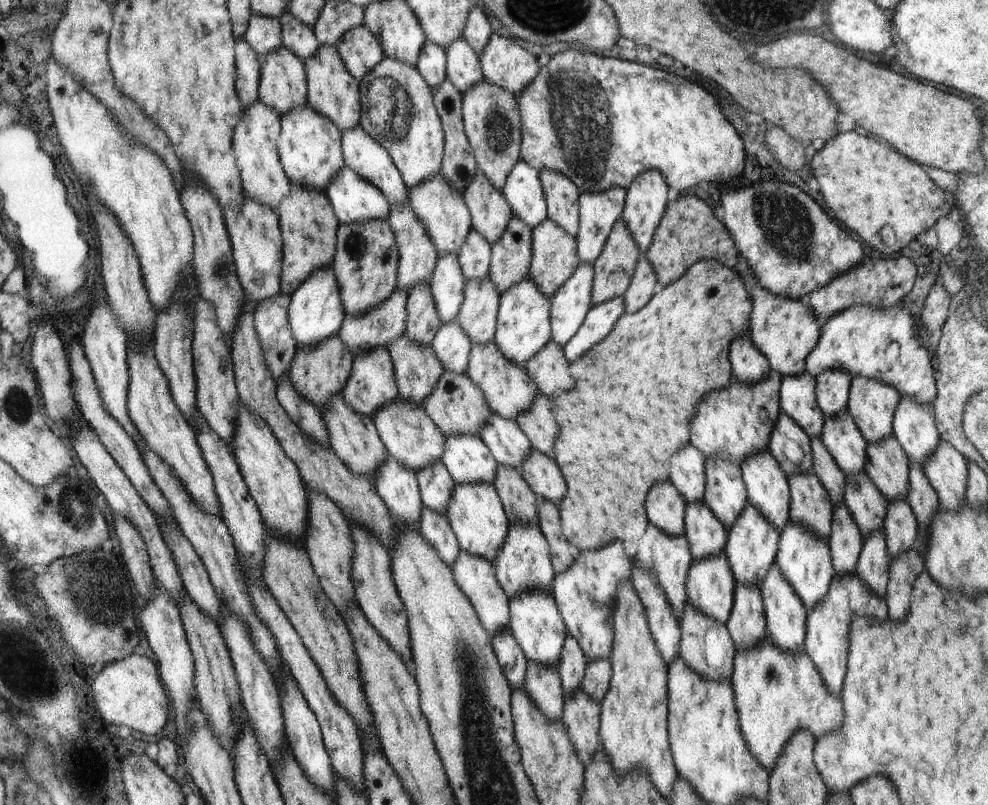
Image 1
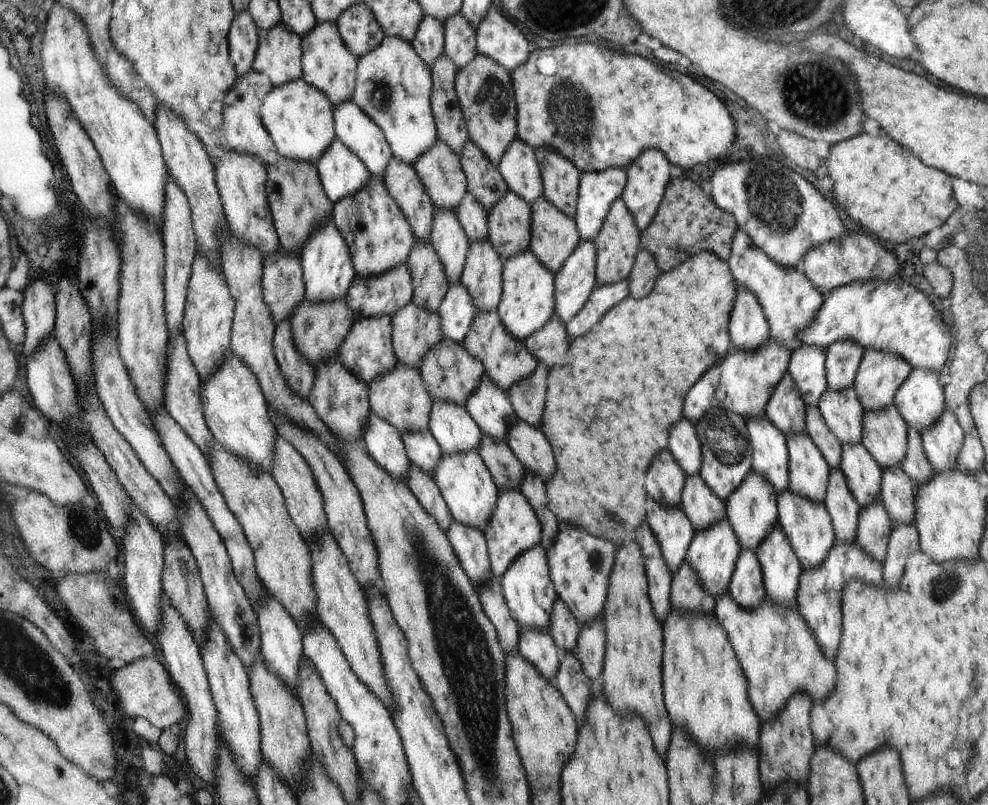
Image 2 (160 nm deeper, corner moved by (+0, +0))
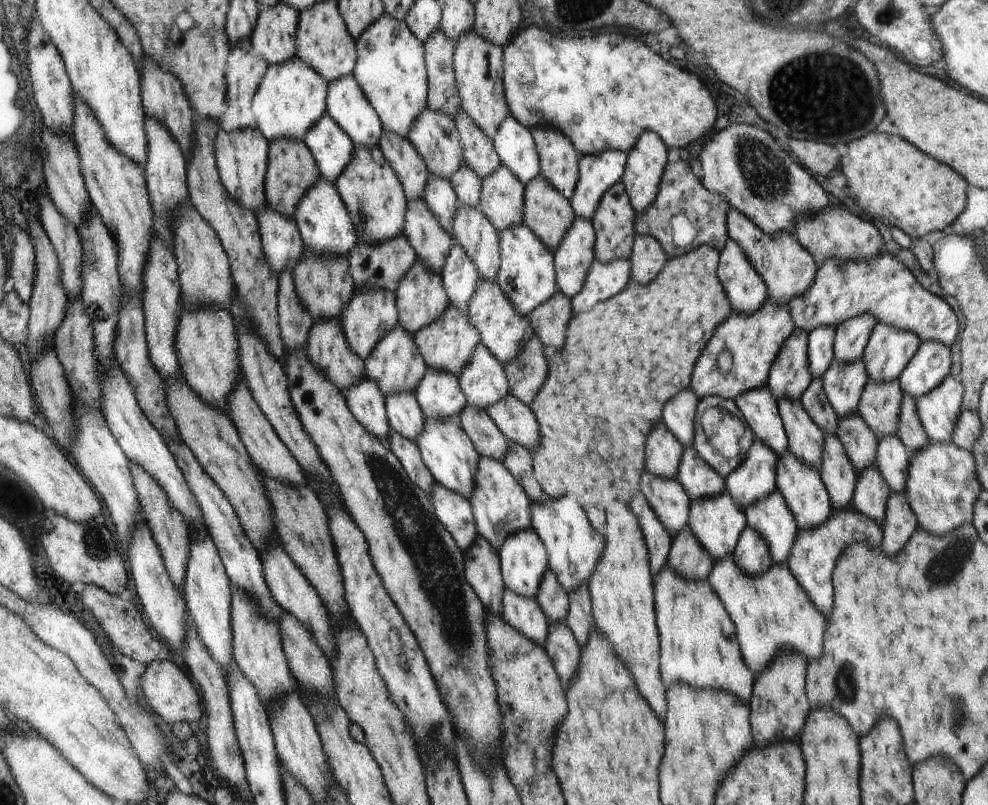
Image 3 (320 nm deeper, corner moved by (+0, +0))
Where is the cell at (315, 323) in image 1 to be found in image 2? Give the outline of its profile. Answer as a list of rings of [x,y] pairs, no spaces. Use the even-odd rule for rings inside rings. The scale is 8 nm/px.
[[[332,216],[327,220],[327,223],[324,223],[312,234],[310,242],[306,244],[306,248],[300,257],[306,299],[316,302],[342,299],[350,291],[350,286],[356,275],[355,268],[352,264],[350,249],[342,233],[336,228]]]

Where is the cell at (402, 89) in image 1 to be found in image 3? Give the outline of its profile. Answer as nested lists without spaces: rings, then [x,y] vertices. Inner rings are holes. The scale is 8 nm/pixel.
[[[384,12],[382,18],[356,40],[358,60],[354,75],[367,99],[375,107],[383,128],[407,137],[420,114],[426,110],[429,92],[424,42],[411,31],[404,19]]]

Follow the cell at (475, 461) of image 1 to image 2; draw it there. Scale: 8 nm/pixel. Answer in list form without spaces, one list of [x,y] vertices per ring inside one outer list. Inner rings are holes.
[[[432,400],[430,432],[444,453],[477,450],[482,430],[467,409],[447,400]]]

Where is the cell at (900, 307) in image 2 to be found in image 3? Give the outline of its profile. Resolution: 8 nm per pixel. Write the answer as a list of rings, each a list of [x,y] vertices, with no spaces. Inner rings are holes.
[[[888,252],[874,259],[842,261],[828,259],[818,265],[814,286],[804,295],[796,295],[789,311],[796,329],[810,331],[839,326],[858,315],[874,315],[877,322],[915,332],[922,341],[933,340],[951,346],[958,336],[958,318],[938,295],[924,290],[914,274]]]

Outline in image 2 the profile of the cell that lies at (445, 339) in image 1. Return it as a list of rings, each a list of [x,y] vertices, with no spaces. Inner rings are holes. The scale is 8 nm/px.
[[[462,282],[450,283],[448,294],[438,310],[443,336],[463,344],[476,313],[473,298]]]

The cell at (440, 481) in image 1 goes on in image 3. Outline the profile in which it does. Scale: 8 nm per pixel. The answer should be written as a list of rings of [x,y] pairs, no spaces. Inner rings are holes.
[[[402,391],[390,397],[386,395],[385,402],[391,430],[402,433],[402,436],[417,444],[426,422],[415,394],[412,391]]]

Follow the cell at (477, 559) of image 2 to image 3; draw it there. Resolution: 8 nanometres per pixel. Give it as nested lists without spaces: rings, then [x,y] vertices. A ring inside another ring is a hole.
[[[439,482],[433,484],[430,497],[444,528],[451,533],[463,552],[468,550],[478,535],[469,500]]]

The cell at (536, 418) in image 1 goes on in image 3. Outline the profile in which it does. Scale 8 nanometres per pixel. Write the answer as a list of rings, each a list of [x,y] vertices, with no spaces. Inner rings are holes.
[[[534,334],[522,352],[503,366],[510,381],[511,394],[530,404],[532,396],[536,396],[536,390],[540,390],[540,384],[544,384],[548,370],[538,335]]]

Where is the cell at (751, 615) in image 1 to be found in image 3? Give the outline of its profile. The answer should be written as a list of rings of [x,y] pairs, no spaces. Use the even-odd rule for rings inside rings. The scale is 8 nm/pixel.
[[[748,526],[742,531],[732,556],[735,563],[752,576],[763,573],[773,564],[768,543]]]

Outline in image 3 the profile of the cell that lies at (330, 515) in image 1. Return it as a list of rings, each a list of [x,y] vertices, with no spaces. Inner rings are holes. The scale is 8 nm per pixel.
[[[242,376],[242,382],[235,388],[234,394],[230,398],[229,414],[231,420],[239,432],[239,436],[250,453],[255,464],[263,469],[271,479],[276,479],[281,483],[290,483],[295,487],[306,485],[306,476],[302,466],[294,457],[294,454],[282,441],[282,438],[271,425],[271,421],[264,416],[259,404],[252,396],[251,389],[247,387],[247,382]]]

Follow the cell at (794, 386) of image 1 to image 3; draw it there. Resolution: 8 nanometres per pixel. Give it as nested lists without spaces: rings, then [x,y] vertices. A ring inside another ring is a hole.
[[[820,327],[809,332],[808,358],[813,378],[822,378],[824,372],[835,358],[833,355],[834,339],[834,327]]]

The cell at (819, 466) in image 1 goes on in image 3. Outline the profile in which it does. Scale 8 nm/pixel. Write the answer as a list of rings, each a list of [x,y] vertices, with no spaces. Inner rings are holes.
[[[814,377],[799,399],[810,418],[821,428],[824,436],[836,435],[839,418],[831,407],[822,385],[823,380]]]

